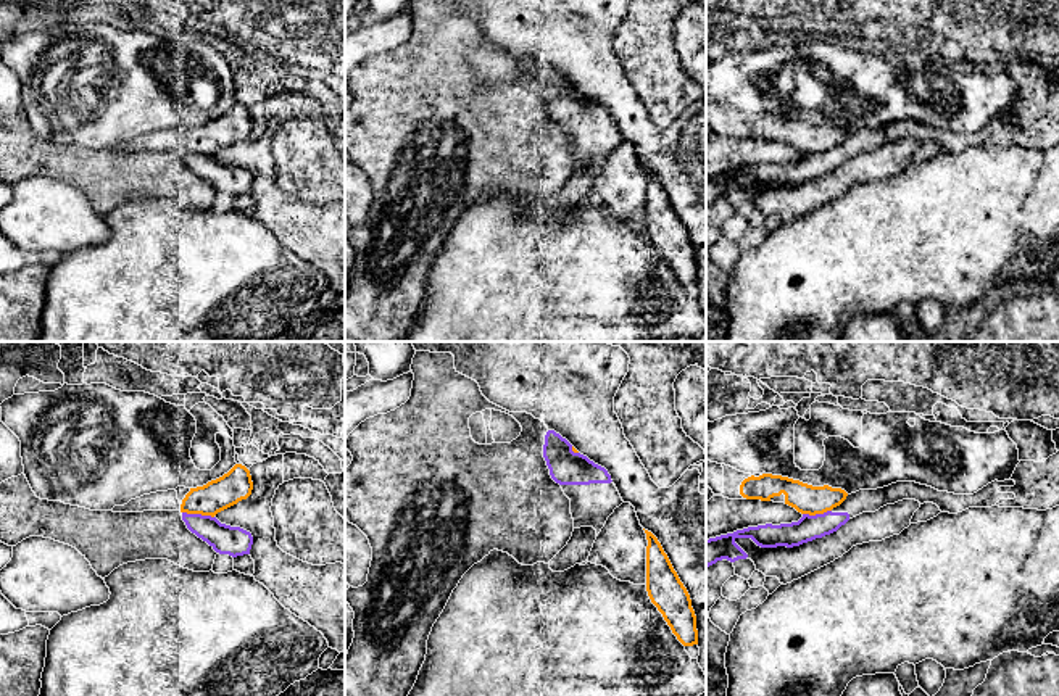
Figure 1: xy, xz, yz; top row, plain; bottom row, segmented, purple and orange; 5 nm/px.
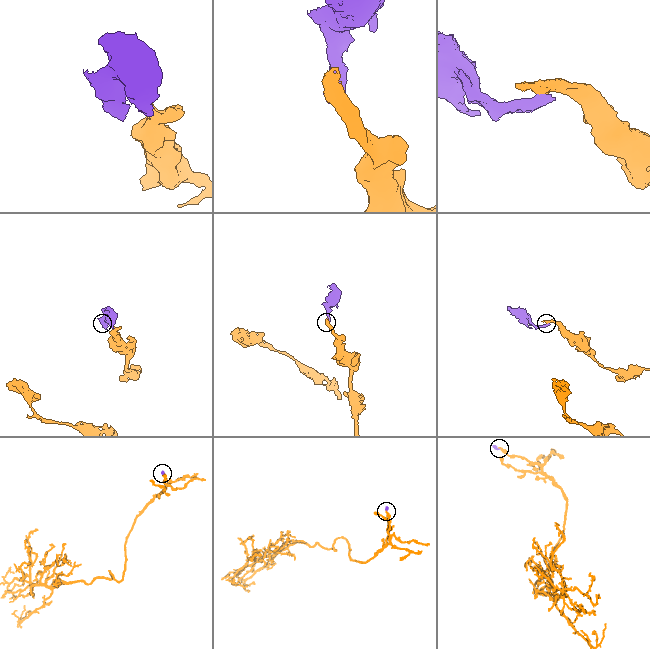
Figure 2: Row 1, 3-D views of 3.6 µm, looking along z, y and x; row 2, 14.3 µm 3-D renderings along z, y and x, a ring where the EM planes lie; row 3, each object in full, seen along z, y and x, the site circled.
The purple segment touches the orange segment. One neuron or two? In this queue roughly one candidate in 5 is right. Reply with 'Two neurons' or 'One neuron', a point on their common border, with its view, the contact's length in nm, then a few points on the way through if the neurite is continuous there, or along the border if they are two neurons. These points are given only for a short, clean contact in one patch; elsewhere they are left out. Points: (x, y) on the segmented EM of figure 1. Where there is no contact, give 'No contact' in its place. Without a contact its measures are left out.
Two neurons. Touches purple at xy (199, 514). Shared border 160 nm

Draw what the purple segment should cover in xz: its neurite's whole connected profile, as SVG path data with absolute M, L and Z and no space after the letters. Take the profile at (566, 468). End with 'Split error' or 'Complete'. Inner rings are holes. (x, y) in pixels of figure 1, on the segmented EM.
M554 430L545 435L543 458L551 478L571 499L574 528L593 527L598 536L608 517L624 503L608 470L574 453L572 445Z. Split error

